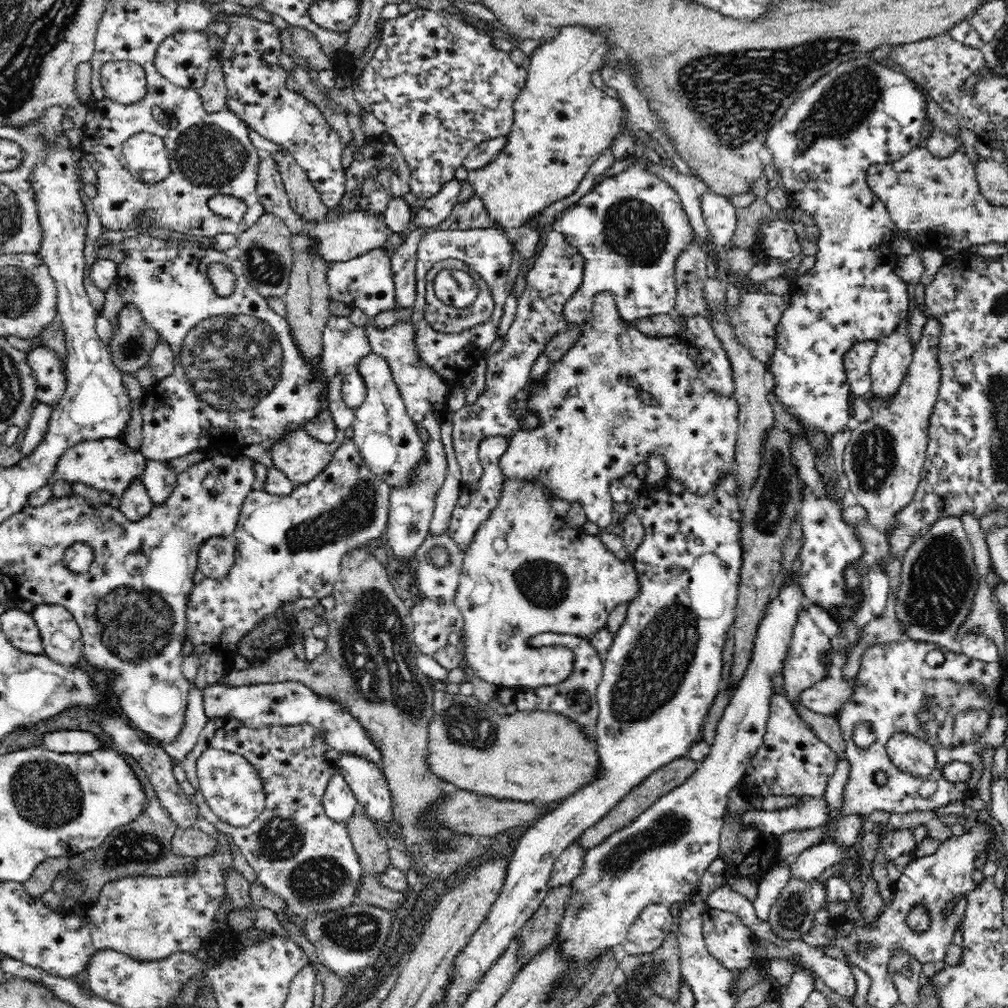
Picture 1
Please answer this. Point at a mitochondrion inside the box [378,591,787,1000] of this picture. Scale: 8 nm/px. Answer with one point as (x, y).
(650, 676)

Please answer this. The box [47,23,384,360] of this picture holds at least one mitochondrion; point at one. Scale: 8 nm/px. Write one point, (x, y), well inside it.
(207, 155)

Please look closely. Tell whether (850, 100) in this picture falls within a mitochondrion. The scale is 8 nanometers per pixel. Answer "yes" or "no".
yes

